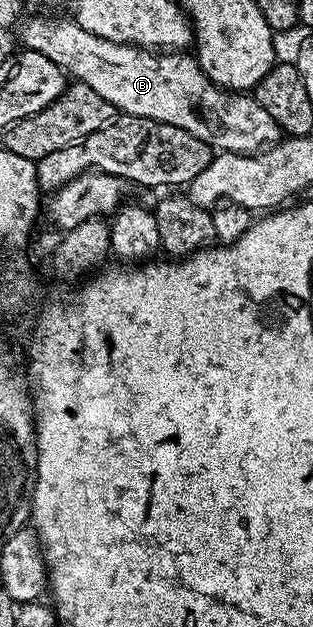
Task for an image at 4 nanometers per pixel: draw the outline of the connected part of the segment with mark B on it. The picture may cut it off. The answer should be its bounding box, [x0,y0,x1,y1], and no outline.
[20,17,284,155]

